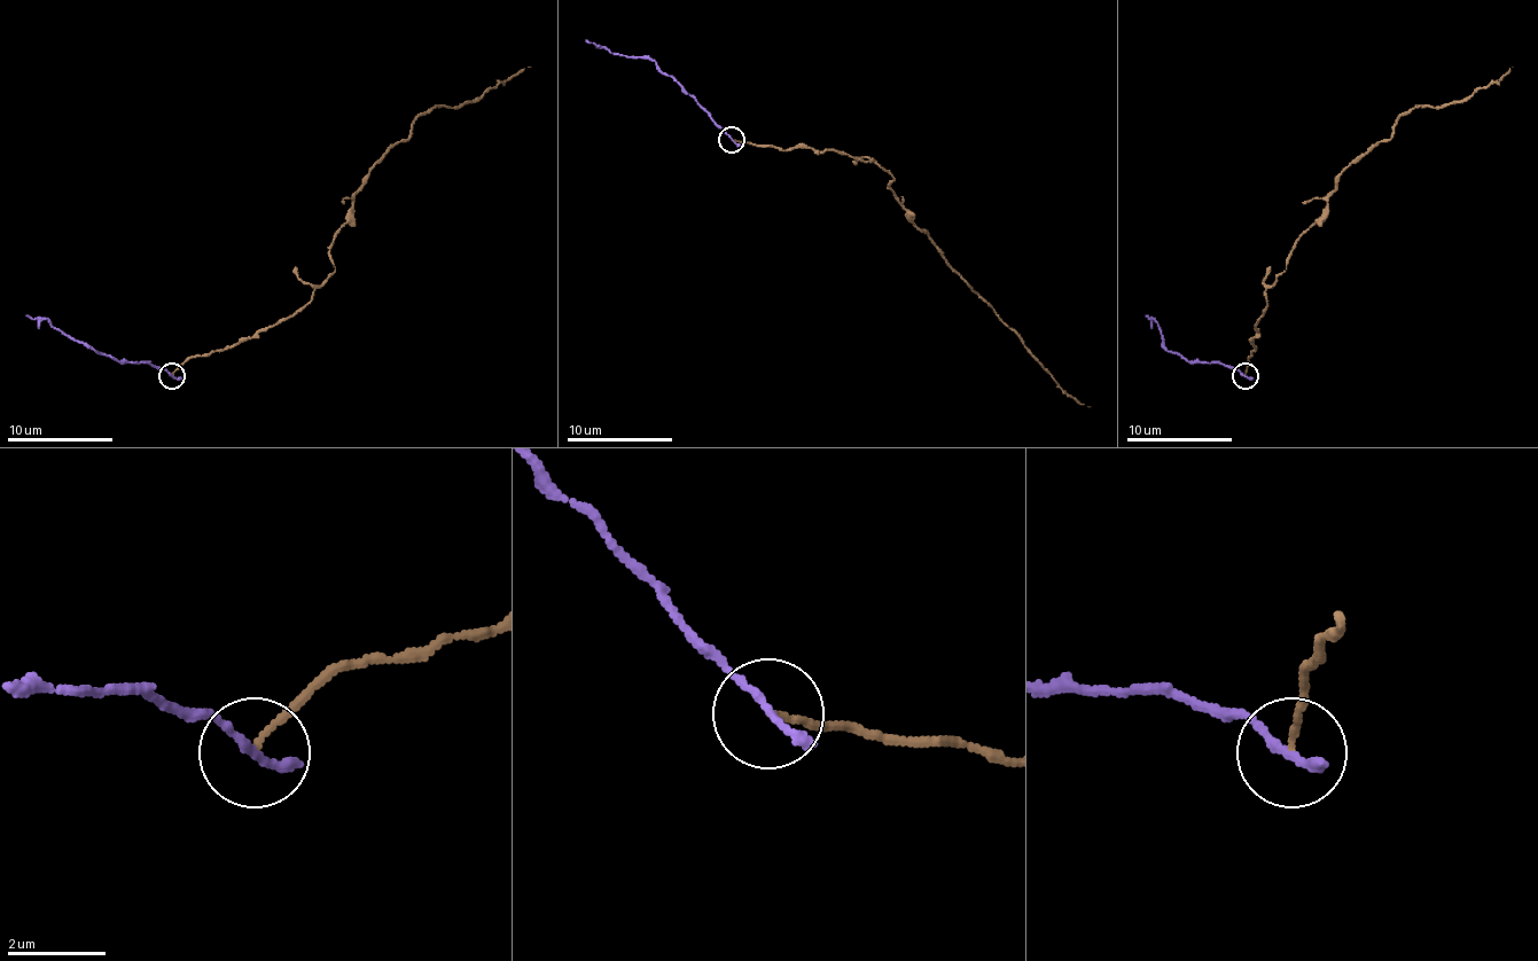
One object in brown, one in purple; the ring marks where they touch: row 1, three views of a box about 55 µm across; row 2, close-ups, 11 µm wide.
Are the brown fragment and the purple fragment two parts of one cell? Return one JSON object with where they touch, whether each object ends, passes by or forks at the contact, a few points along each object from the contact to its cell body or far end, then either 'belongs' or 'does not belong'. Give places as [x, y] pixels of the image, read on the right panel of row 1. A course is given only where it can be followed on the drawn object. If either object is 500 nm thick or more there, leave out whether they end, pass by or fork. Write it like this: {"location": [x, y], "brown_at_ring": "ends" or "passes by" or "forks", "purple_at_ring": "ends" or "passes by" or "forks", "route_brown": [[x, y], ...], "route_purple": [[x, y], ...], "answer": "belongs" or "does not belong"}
{"location": [1246, 375], "brown_at_ring": "ends", "purple_at_ring": "ends", "route_brown": [[1244, 376], [1265, 293], [1352, 163], [1392, 137], [1399, 116], [1413, 108], [1462, 103], [1513, 67]], "route_purple": [[1244, 376], [1222, 364], [1189, 364], [1165, 348], [1161, 326], [1145, 315]], "answer": "does not belong"}

